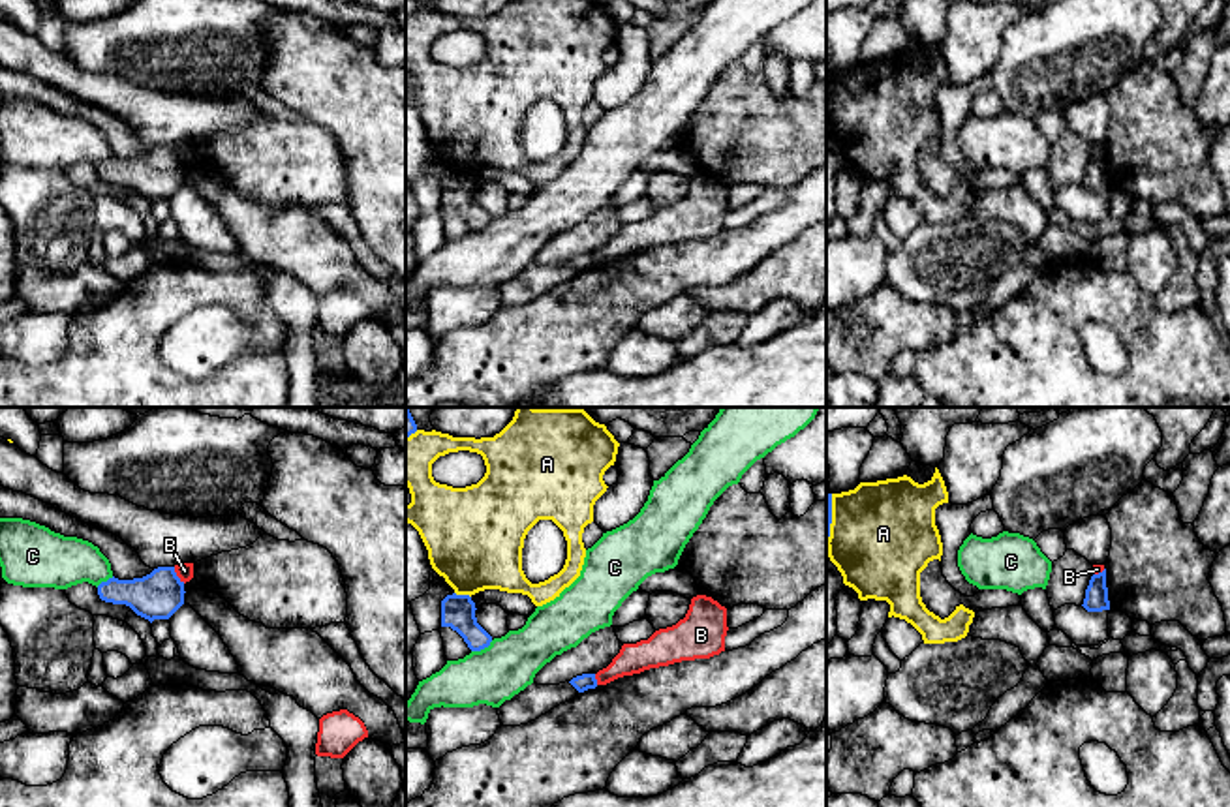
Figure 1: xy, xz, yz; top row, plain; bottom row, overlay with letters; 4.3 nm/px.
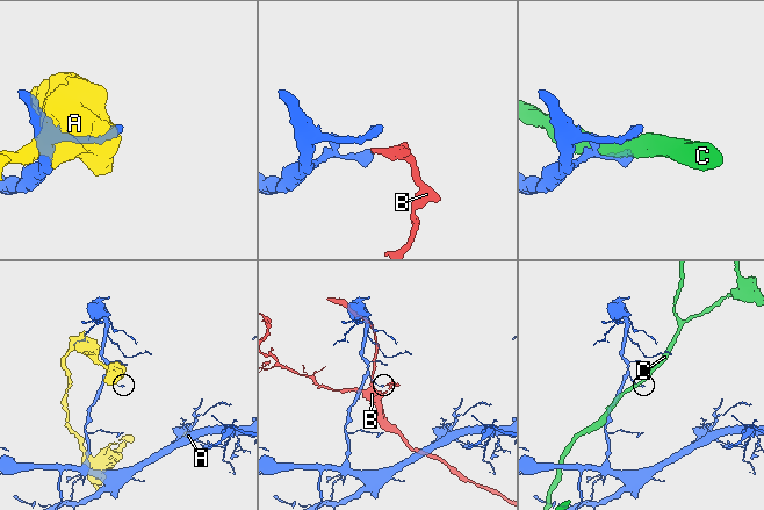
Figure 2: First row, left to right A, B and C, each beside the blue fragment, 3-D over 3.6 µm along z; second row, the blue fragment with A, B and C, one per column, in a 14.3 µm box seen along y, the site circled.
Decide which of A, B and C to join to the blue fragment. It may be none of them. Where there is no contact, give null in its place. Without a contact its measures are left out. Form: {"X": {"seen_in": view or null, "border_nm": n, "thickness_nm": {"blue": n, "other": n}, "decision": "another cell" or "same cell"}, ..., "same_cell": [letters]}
{"A": {"seen_in": "xz", "border_nm": 80, "thickness_nm": {"blue": 140, "other": 420}, "decision": "another cell"}, "B": {"seen_in": "xy", "border_nm": 90, "thickness_nm": {"blue": 200, "other": 80}, "decision": "another cell"}, "C": {"seen_in": "xz", "border_nm": 110, "thickness_nm": {"blue": 140, "other": 240}, "decision": "another cell"}, "same_cell": []}

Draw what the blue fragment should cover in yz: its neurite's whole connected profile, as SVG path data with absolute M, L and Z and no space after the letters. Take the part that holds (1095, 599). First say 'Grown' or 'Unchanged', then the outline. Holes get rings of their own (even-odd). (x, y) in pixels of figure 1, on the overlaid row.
Unchanged. M1106 569L1091 576L1082 606L1087 612L1110 610L1108 587L1106 587Z

